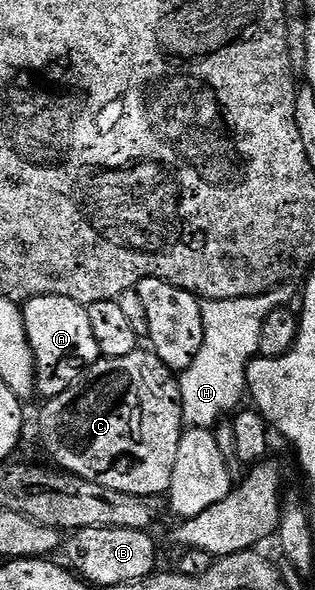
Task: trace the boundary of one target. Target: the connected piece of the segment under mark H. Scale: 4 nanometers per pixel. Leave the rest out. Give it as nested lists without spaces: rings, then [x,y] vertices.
[[[283,283],[254,297],[201,302],[202,349],[198,349],[198,357],[178,375],[182,413],[188,427],[212,429],[241,406],[240,398],[245,398],[248,389],[248,365],[260,355],[262,321],[266,321],[274,309],[293,302],[292,289],[292,283]]]

